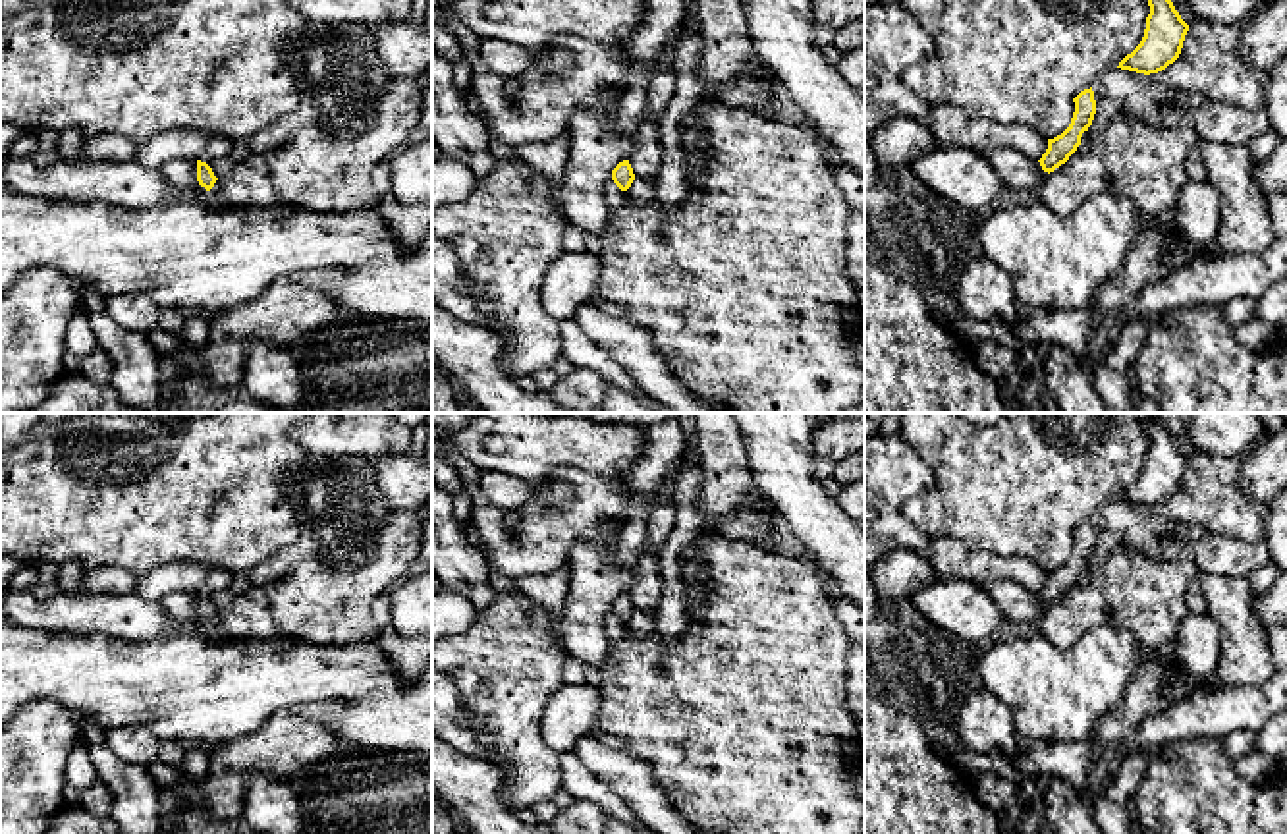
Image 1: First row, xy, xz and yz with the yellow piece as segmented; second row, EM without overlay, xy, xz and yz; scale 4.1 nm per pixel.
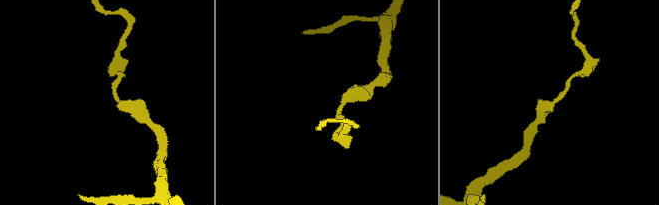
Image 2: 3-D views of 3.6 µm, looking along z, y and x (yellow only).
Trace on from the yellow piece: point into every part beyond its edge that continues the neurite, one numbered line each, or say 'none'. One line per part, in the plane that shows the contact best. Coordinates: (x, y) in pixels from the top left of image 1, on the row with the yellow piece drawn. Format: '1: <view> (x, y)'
none

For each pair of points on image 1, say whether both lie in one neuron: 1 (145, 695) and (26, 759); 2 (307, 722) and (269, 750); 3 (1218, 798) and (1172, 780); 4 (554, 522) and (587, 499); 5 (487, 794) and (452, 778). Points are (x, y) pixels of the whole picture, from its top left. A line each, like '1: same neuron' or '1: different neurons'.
1: different neurons
2: same neuron
3: same neuron
4: same neuron
5: same neuron

